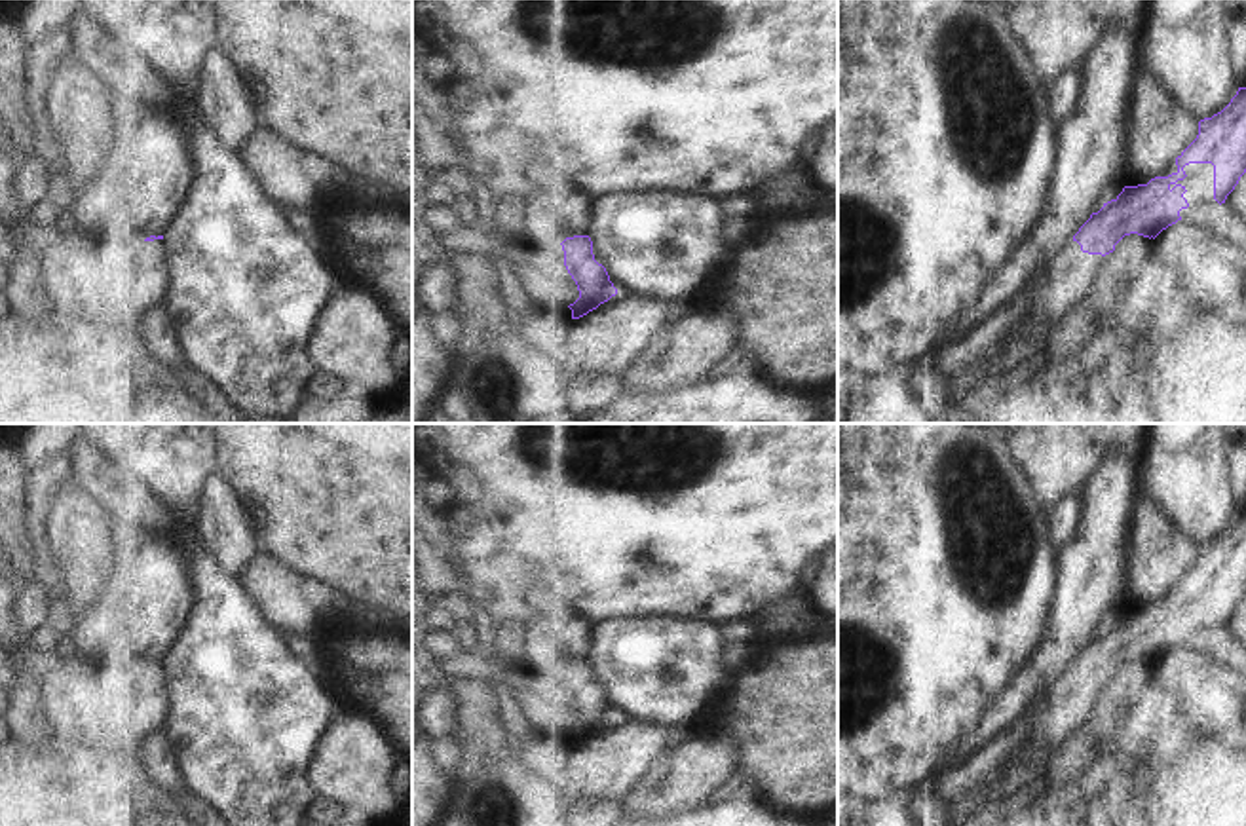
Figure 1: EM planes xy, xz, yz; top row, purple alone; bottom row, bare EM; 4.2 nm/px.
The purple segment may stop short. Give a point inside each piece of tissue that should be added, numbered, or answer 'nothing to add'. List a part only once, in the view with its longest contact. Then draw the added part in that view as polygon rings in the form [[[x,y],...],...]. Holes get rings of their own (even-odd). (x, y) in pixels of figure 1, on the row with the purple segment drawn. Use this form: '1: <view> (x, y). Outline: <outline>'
1: yz (1058, 302). Outline: [[[1071,239],[1035,279],[1035,285],[1018,310],[1012,329],[978,363],[948,378],[946,393],[950,397],[963,397],[974,387],[988,389],[997,382],[1012,382],[1029,372],[1050,347],[1088,321],[1092,279],[1102,268],[1102,254],[1083,253],[1081,245]]]

